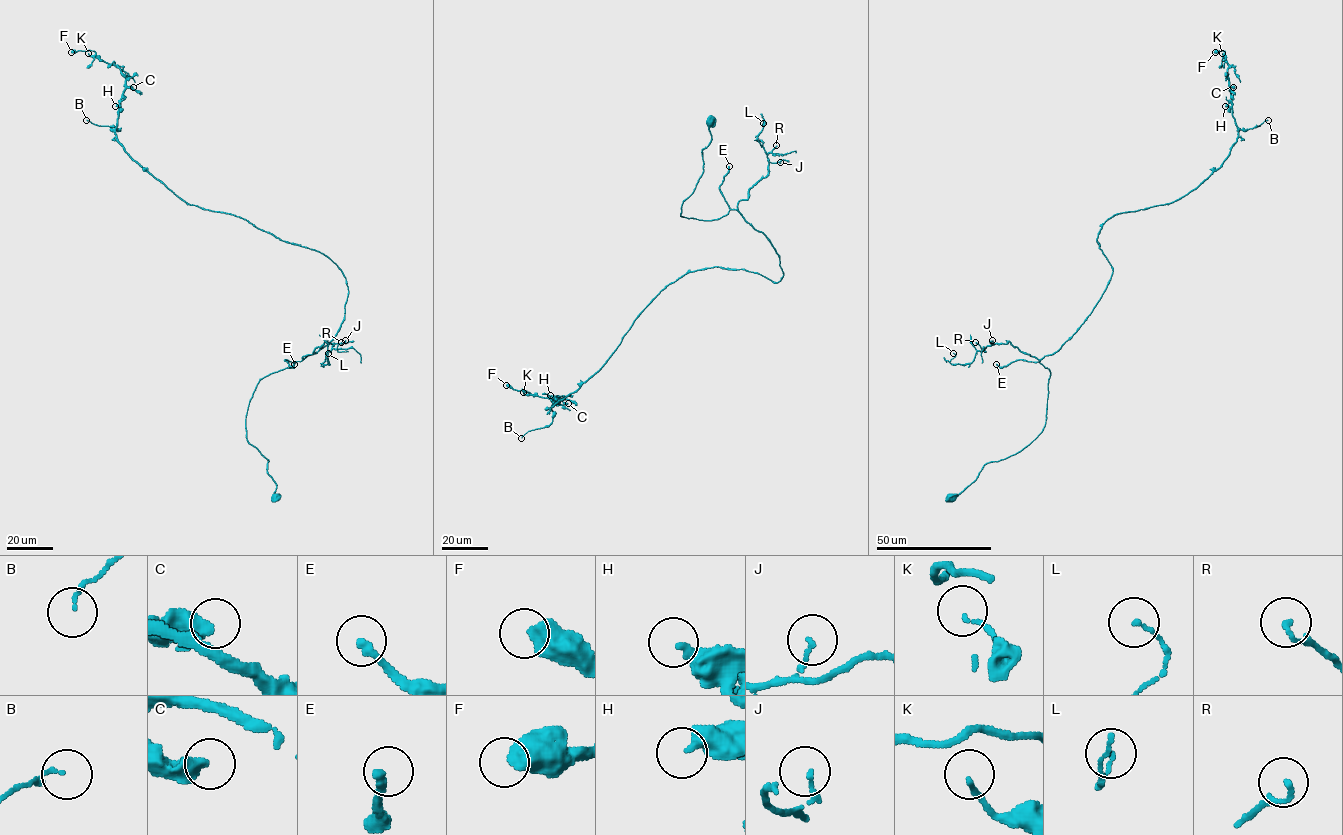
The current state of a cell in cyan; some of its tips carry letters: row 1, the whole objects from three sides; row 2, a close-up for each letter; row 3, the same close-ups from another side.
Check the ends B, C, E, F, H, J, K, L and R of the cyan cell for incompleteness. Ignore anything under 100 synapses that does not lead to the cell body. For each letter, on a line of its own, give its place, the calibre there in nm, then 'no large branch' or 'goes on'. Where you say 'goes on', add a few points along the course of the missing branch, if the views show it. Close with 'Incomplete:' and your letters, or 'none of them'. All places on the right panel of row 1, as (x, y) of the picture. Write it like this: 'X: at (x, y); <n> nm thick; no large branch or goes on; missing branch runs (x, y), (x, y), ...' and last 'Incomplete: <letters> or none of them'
B: at (1268, 120); 80 nm thick; no large branch
C: at (1233, 87); 550 nm thick; no large branch
E: at (996, 364); 240 nm thick; no large branch
F: at (1215, 52); 600 nm thick; no large branch
H: at (1225, 106); 380 nm thick; no large branch
J: at (992, 340); 130 nm thick; no large branch
K: at (1222, 53); 90 nm thick; no large branch
L: at (953, 353); 110 nm thick; no large branch
R: at (975, 342); 130 nm thick; no large branch
Incomplete: none of them

